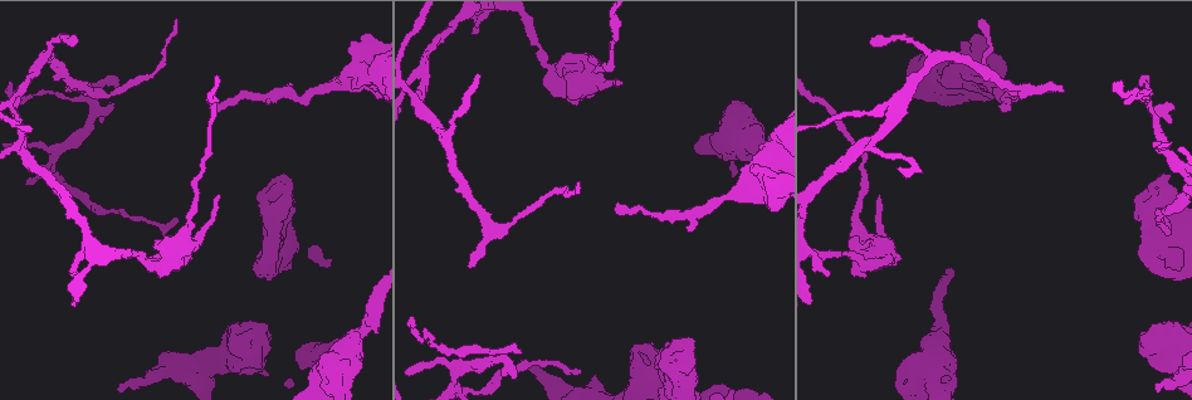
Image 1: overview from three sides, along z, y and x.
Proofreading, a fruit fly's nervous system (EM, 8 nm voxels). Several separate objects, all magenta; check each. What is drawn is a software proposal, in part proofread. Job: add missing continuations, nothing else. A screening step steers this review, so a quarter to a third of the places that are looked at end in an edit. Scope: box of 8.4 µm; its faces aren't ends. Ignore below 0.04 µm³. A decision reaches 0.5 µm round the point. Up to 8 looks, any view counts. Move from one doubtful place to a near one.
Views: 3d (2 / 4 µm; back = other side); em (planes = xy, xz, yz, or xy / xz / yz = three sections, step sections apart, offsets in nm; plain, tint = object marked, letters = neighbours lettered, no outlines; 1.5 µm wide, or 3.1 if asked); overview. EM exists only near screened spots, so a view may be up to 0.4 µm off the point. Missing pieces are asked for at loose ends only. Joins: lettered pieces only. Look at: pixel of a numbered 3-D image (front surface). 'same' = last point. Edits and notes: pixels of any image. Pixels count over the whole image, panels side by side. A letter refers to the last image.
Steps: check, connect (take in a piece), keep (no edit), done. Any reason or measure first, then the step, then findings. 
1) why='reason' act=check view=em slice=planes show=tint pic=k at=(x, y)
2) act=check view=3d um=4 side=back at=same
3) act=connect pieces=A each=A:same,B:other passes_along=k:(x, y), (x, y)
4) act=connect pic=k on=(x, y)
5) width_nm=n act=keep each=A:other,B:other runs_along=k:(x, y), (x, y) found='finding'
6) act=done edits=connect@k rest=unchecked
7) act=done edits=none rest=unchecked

why='thin end' act=check view=3d um=2 pic=1 at=(1170, 221)

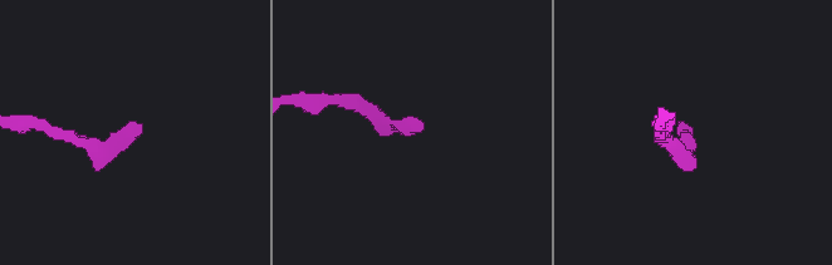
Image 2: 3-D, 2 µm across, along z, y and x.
act=check view=em slice=planes show=plain pic=2 at=(422, 128)

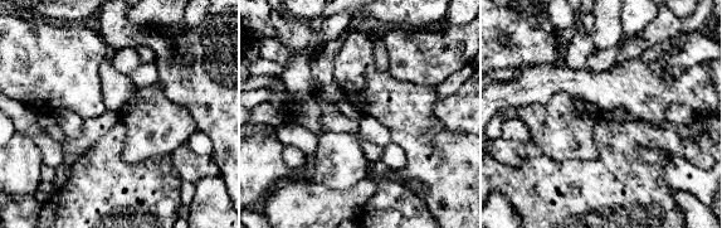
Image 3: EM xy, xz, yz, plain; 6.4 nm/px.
act=check view=em slice=planes show=letters at=same

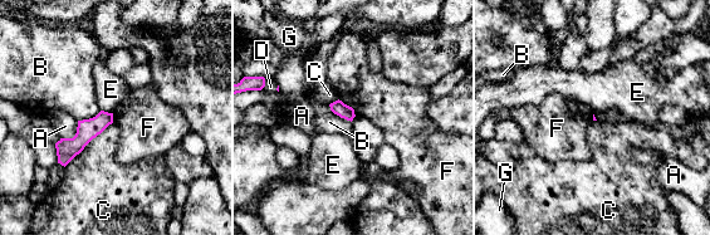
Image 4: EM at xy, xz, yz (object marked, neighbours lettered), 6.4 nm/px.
act=keep each=A:other,B:other,C:other,D:other,E:other,F:other,G:other runs_along=4:(109, 116), (94, 126), (60, 160) found='none of them fits'

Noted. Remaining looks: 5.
why='tapers out' act=check view=em slice=planes show=letters pic=1 at=(471, 268)

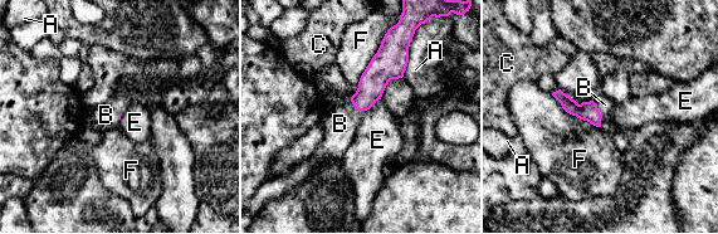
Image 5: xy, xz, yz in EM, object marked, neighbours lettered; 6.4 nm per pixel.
longest_contact=F:480nm act=connect pieces=B each=A:other,B:same,C:other,E:other,F:other passes_along=5:(587, 111), (600, 113), (605, 105) found='it goes on there'

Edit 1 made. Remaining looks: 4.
act=check view=overview

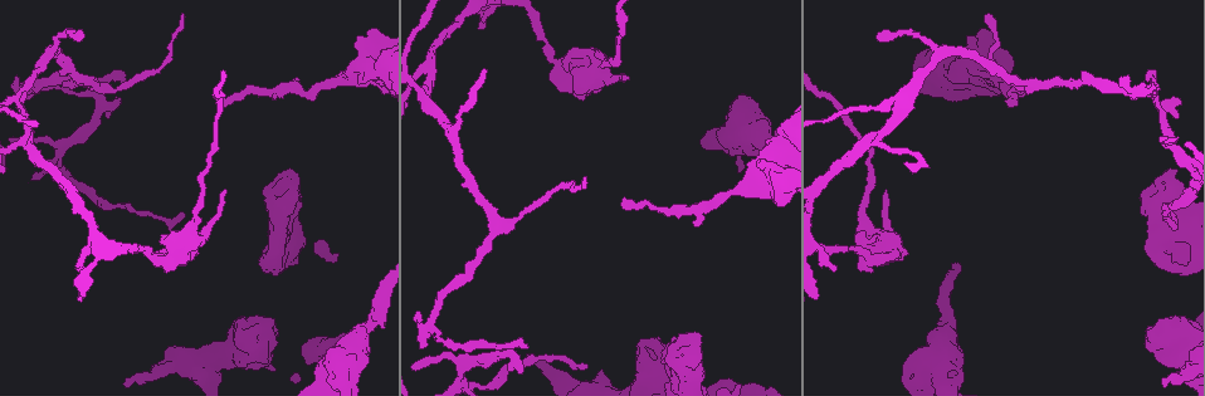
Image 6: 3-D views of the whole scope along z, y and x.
why='thin end' act=check view=em slice=planes show=letters pic=6 at=(623, 201)

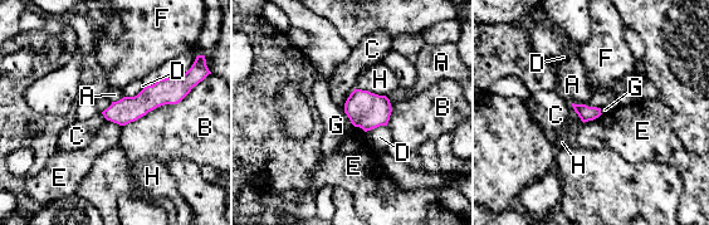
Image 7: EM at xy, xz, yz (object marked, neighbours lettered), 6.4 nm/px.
act=keep each=A:other,B:other,C:other,D:other,E:other,F:other,G:other,H:other border=7:(571, 103), (583, 122) found='none of them fits'

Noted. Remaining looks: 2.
act=done edits=connect@5 rest=unchecked

